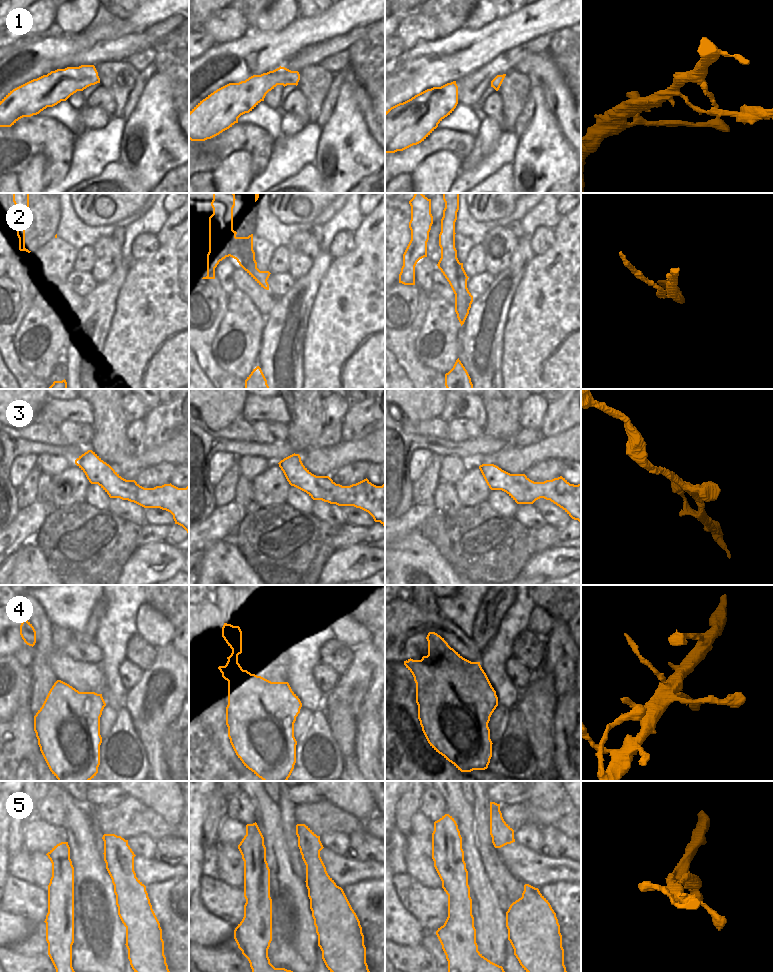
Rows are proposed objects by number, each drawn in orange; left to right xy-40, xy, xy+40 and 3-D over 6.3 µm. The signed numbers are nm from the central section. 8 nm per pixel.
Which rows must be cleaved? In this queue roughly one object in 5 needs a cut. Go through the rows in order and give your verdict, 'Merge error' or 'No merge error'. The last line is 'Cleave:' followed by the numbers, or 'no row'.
1: Merge error
2: Merge error
3: No merge error
4: No merge error
5: No merge error
Cleave: 1, 2

